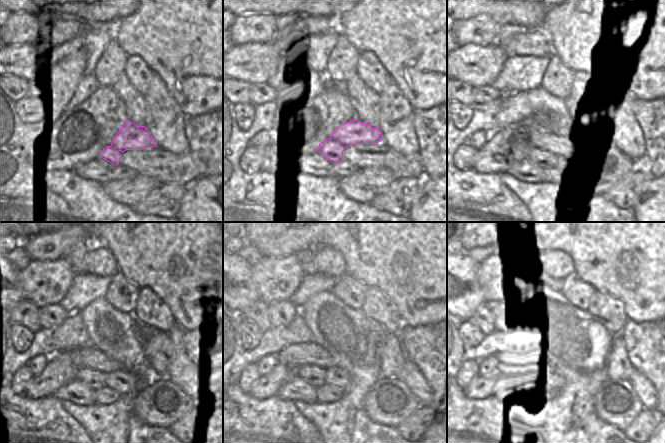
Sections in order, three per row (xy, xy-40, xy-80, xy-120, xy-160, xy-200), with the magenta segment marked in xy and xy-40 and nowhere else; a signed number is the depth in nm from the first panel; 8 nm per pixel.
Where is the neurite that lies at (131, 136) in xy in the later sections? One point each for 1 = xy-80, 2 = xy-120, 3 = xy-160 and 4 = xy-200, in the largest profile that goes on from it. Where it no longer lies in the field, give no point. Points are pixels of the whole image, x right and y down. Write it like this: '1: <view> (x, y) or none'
1: xy-80 (566, 128)
2: xy-120 (88, 356)
3: xy-160 (295, 355)
4: xy-200 (515, 354)

